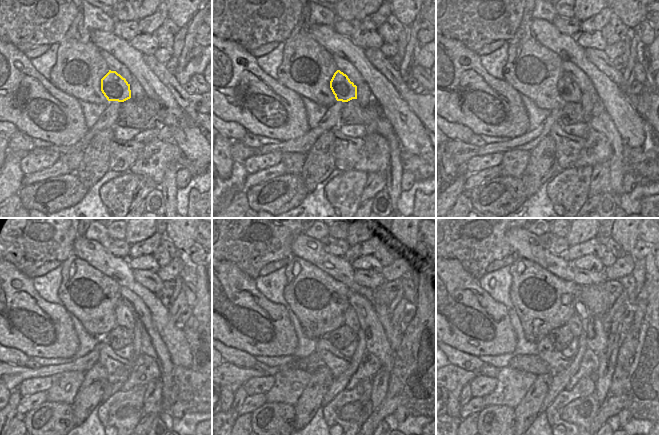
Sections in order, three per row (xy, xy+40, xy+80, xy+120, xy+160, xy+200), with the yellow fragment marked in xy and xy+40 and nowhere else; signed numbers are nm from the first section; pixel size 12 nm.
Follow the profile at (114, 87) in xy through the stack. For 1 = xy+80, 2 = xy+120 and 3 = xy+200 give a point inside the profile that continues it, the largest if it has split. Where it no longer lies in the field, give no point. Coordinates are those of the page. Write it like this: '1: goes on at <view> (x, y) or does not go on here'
1: goes on at xy+80 (568, 90)
2: goes on at xy+120 (123, 316)
3: goes on at xy+200 (574, 323)

